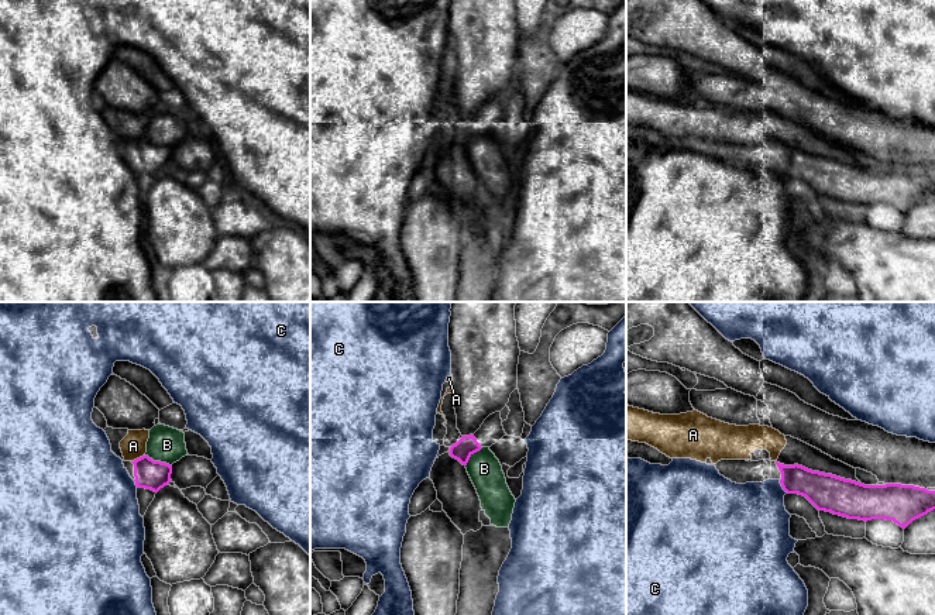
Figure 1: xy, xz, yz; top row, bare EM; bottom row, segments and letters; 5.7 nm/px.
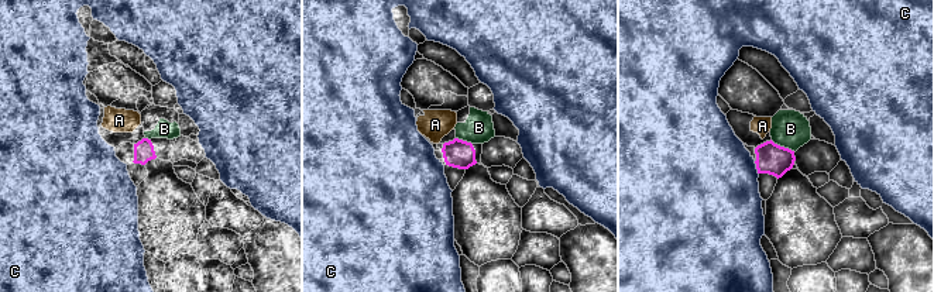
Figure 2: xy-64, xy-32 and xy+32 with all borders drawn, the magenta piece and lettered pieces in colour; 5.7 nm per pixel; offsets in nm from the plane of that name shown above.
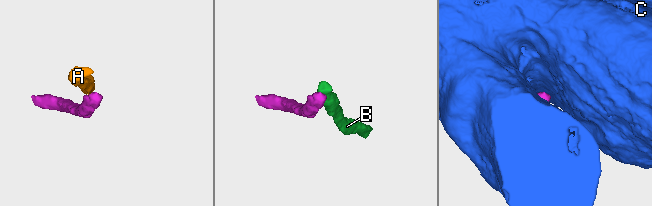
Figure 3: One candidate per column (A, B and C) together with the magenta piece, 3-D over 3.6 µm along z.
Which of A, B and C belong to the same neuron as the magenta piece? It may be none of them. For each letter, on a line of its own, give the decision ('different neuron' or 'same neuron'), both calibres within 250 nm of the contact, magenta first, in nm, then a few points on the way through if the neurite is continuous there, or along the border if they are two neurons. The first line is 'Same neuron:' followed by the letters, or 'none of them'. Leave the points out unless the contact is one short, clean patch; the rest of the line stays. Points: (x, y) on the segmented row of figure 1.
Same neuron: A
A: same neuron; 170 nm thick on the magenta side, 150 nm on the other
B: different neuron; 170 nm thick on the magenta side, 200 nm on the other; border along xy (145, 454), (171, 466)
C: different neuron; 200 nm thick on the magenta side, 400 nm on the other

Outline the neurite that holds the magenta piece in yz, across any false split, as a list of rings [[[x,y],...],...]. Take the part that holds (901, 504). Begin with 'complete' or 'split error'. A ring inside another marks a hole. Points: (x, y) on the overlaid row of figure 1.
complete | [[[776,464],[787,494],[802,495],[818,511],[848,519],[886,519],[905,529],[912,520],[935,509],[935,491],[925,488],[901,484],[864,485],[798,464]]]

